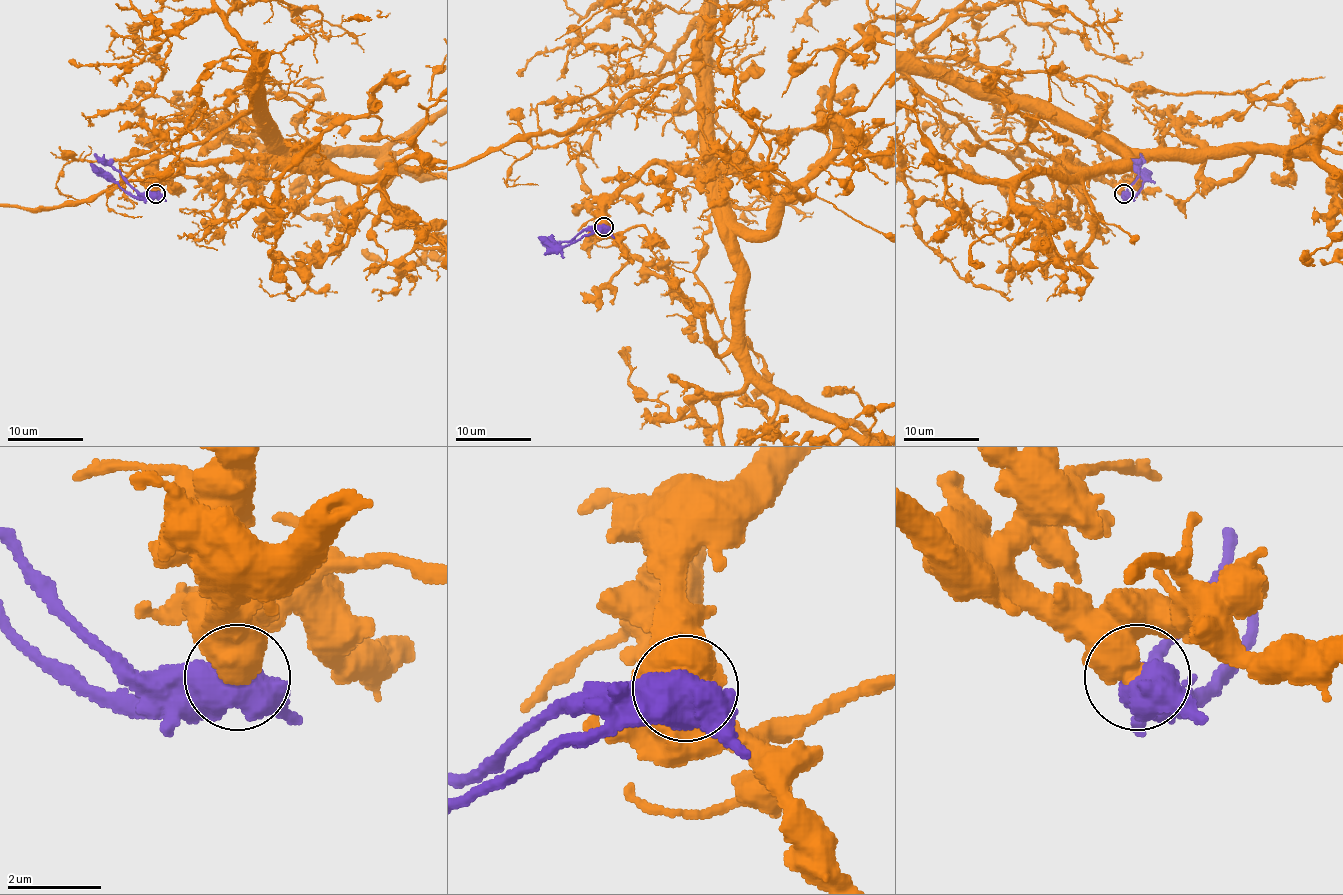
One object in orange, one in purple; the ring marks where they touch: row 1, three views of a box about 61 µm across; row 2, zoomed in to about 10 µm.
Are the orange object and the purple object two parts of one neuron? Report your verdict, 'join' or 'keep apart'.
join

